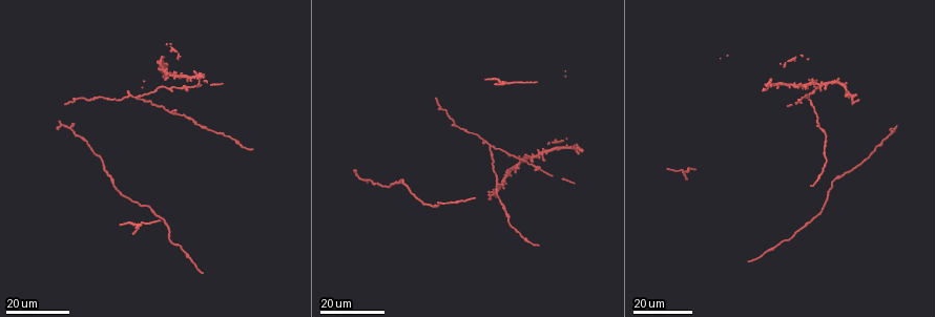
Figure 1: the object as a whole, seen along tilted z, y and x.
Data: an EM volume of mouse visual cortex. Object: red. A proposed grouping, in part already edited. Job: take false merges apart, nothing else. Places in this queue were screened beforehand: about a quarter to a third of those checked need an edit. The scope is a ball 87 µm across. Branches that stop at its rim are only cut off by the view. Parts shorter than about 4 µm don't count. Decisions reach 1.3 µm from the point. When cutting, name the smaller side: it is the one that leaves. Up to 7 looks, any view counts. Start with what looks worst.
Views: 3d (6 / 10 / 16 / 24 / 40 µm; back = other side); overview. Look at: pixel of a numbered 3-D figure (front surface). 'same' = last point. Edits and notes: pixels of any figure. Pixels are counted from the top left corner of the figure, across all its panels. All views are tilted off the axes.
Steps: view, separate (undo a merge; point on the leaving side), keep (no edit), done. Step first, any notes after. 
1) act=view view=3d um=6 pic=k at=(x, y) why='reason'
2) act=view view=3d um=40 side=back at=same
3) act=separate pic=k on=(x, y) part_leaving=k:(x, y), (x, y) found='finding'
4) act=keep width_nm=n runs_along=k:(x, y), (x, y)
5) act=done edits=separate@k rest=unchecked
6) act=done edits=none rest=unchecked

act=view view=3d um=24 pic=1 at=(685, 171) why='side arm on a straight run'

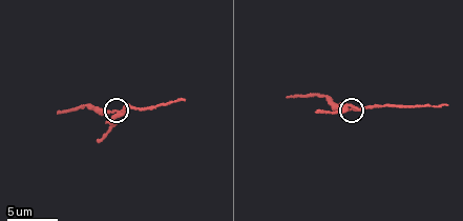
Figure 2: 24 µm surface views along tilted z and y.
act=view view=3d um=6 pic=2 at=(355, 109) why='closer look'

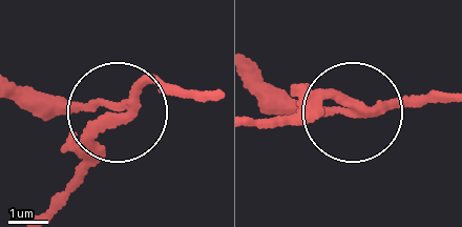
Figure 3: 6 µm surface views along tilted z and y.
act=view view=3d um=6 side=back pic=3 at=(124, 109)

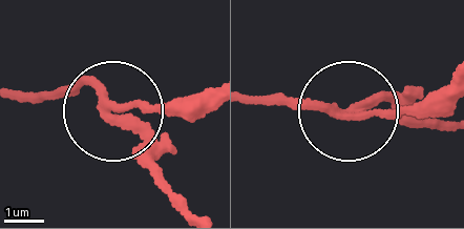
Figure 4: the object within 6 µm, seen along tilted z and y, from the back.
act=separate pic=4 on=(136, 147) arms=3 part_leaving=4:(106, 111), (181, 205) found='a second cell is stuck on'

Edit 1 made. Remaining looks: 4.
act=view view=3d um=24 pic=1 at=(530, 158) why='four or more arms meet'

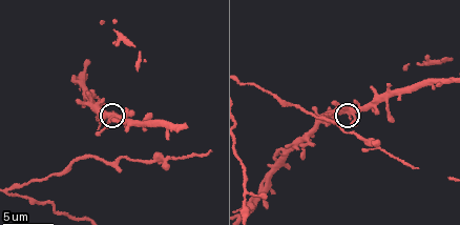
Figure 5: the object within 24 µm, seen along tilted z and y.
act=view view=3d um=6 pic=5 at=(352, 115)

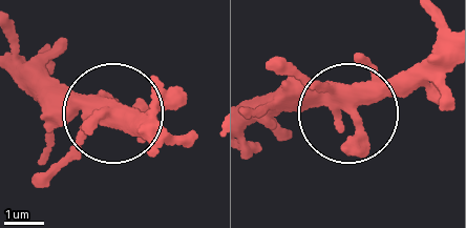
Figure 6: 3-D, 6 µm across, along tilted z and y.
act=keep side_arm_um=24 arms=5 found='one cell here'

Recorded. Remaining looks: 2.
act=view view=3d um=24 pic=1 at=(452, 124) why='three arms meet'

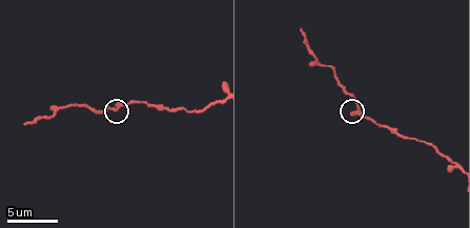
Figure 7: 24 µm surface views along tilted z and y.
act=view view=3d um=6 pic=7 at=(123, 105)

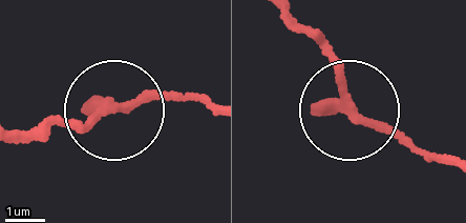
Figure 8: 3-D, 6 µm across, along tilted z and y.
act=keep arms=3 found='continuous, no second cell'

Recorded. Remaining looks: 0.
act=done edits=separate@4 rest=unchecked

